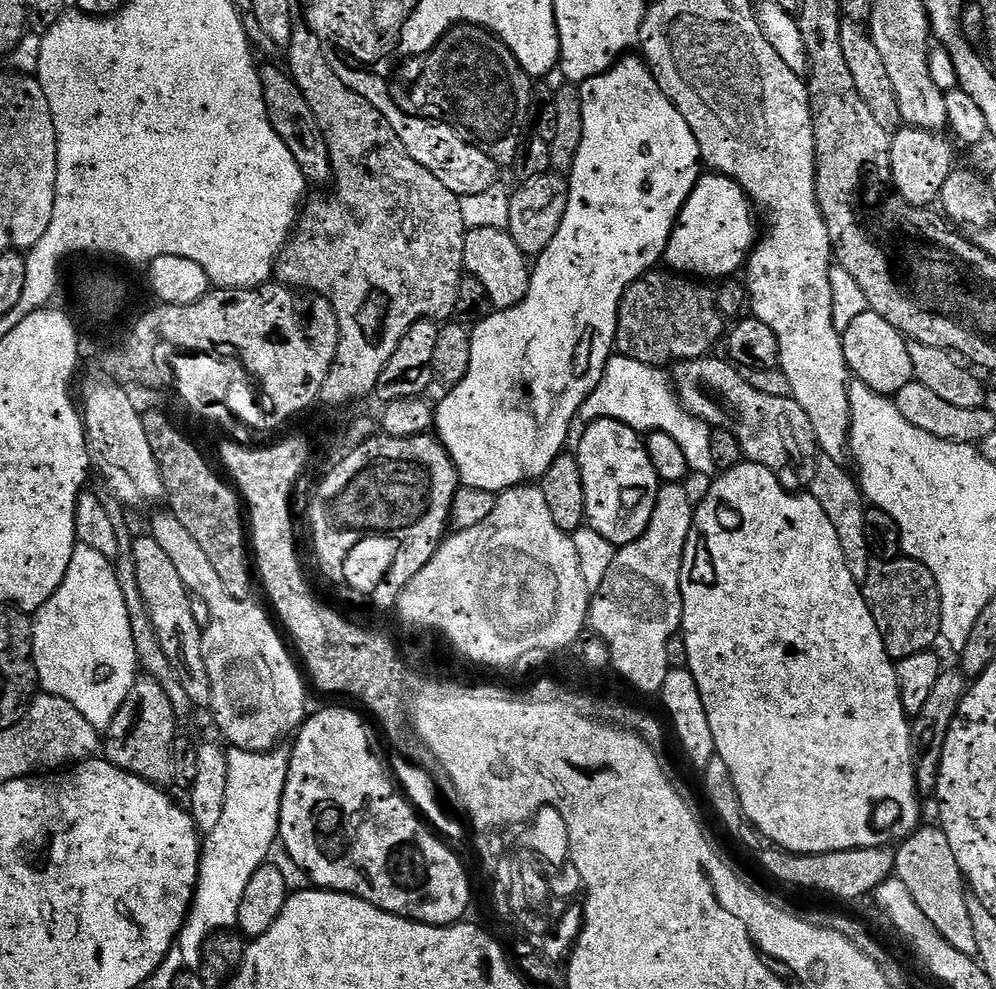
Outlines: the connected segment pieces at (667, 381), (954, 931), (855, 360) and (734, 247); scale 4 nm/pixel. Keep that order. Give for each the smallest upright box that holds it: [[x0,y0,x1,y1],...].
[[579,354,717,475],[894,826,978,957],[842,310,914,397],[663,174,758,278]]

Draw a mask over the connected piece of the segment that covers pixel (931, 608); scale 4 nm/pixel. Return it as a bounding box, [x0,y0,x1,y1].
[862,558,942,660]

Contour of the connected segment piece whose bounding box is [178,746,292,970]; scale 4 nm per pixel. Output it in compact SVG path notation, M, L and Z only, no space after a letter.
M284 746L274 748L271 752L247 752L241 748L229 747L227 753L230 770L226 774L226 806L222 809L222 819L218 821L218 826L214 826L214 830L207 833L206 839L203 841L200 859L200 882L196 885L196 897L193 900L192 908L188 911L188 920L182 926L180 939L178 941L178 946L182 950L182 962L184 963L185 969L188 970L199 969L202 958L204 957L204 947L208 945L209 940L211 940L217 932L227 932L236 928L238 906L242 906L242 894L246 894L246 886L250 883L250 878L254 878L254 872L261 868L269 857L271 857L268 855L271 854L272 847L277 847L280 834L280 807L282 806L282 794L286 790L286 774L290 770L291 751Z

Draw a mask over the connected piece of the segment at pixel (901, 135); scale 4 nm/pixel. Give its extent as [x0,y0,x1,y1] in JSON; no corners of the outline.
[890,127,956,208]

